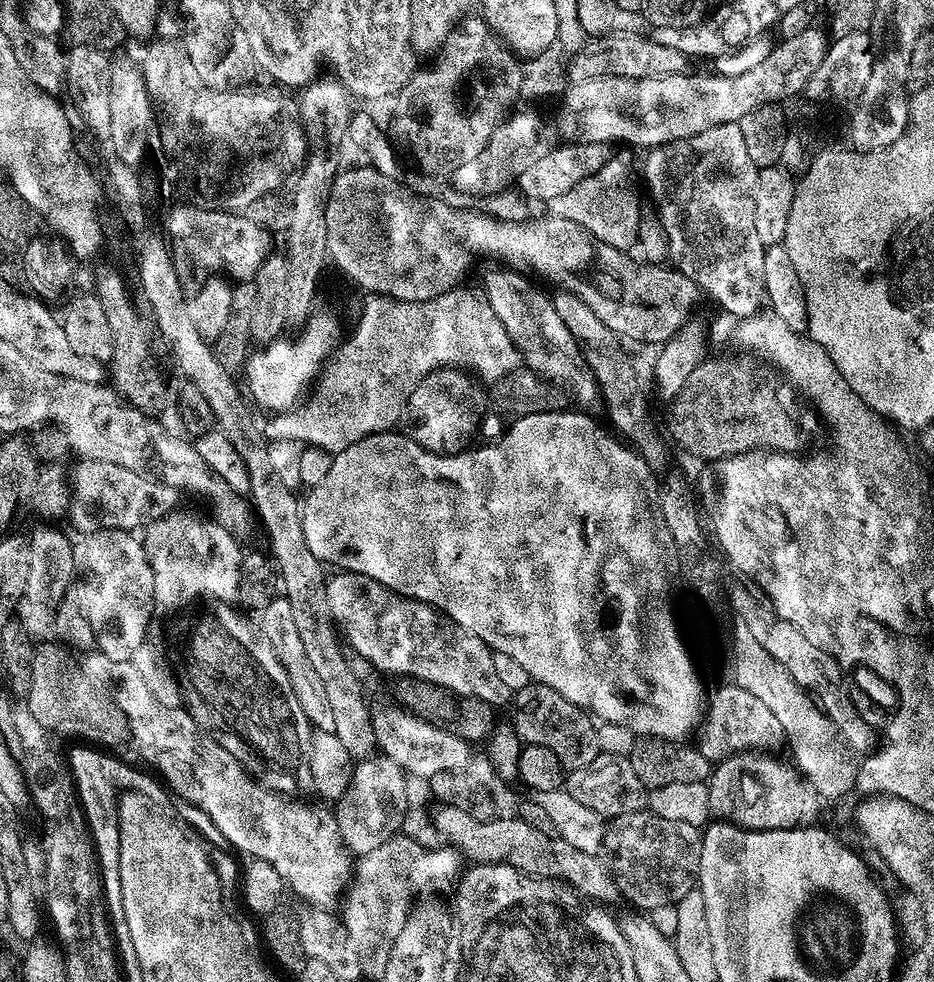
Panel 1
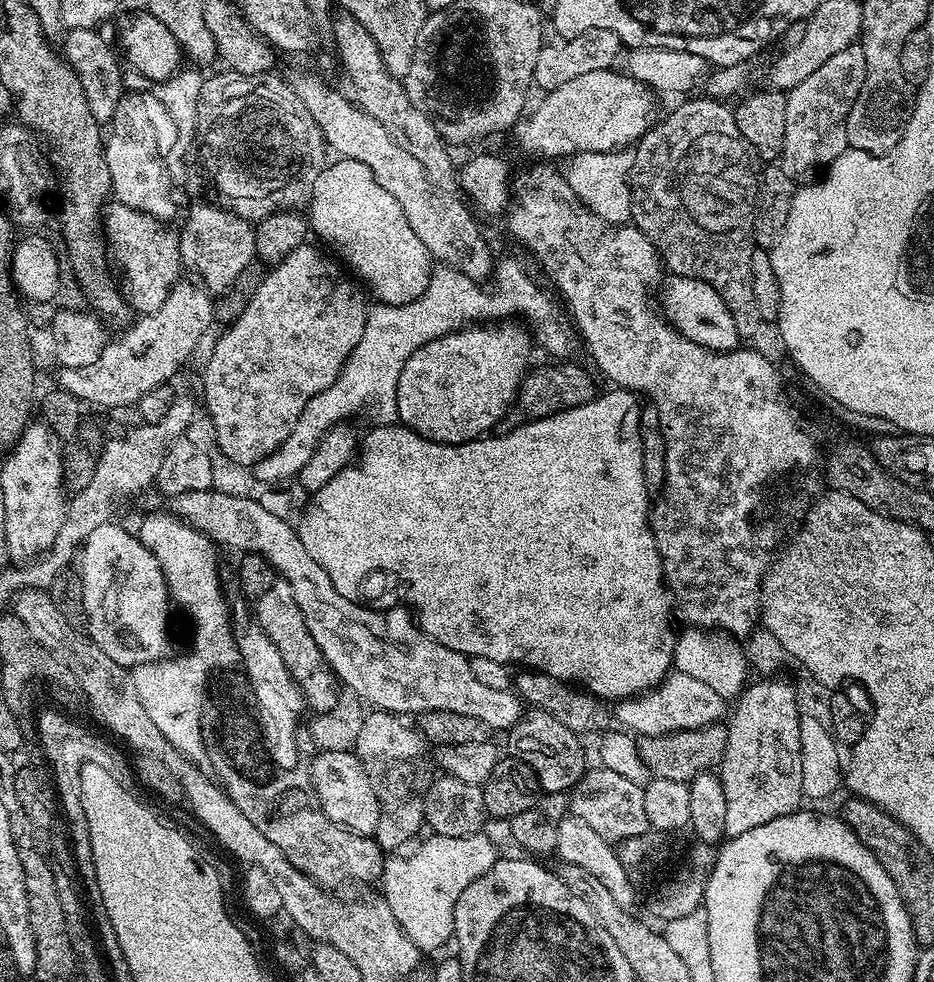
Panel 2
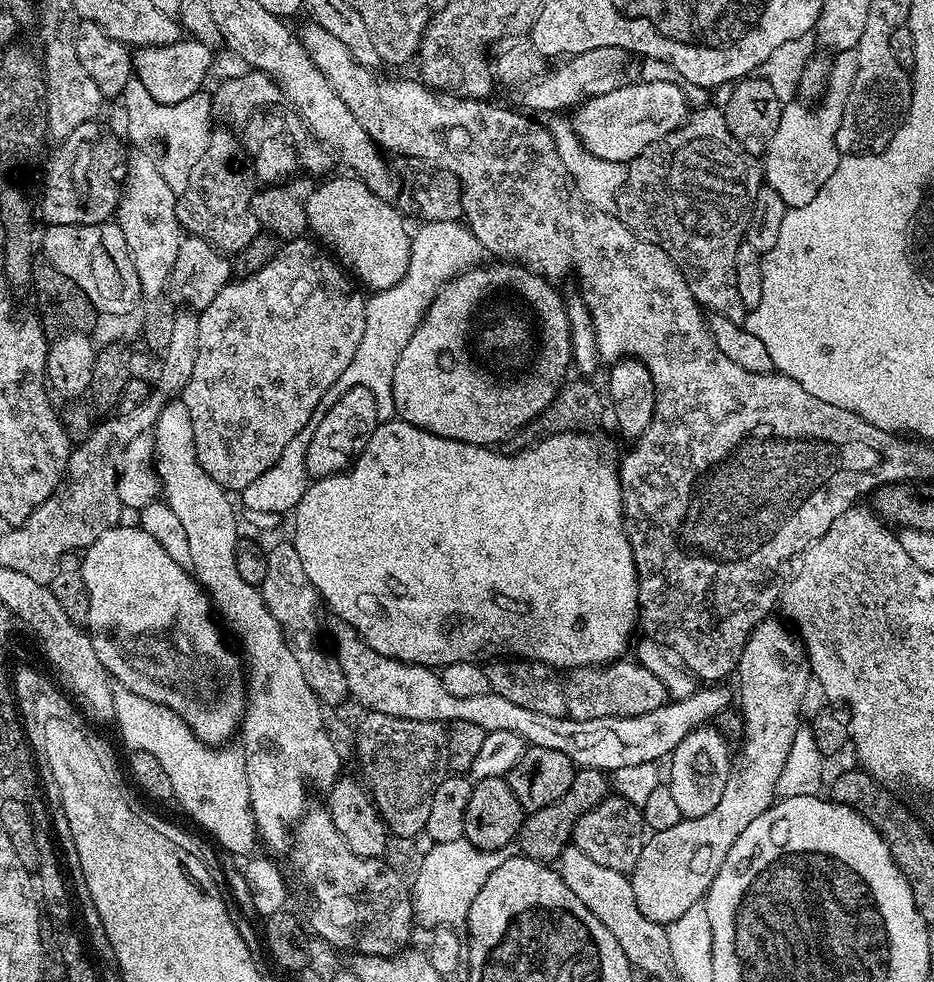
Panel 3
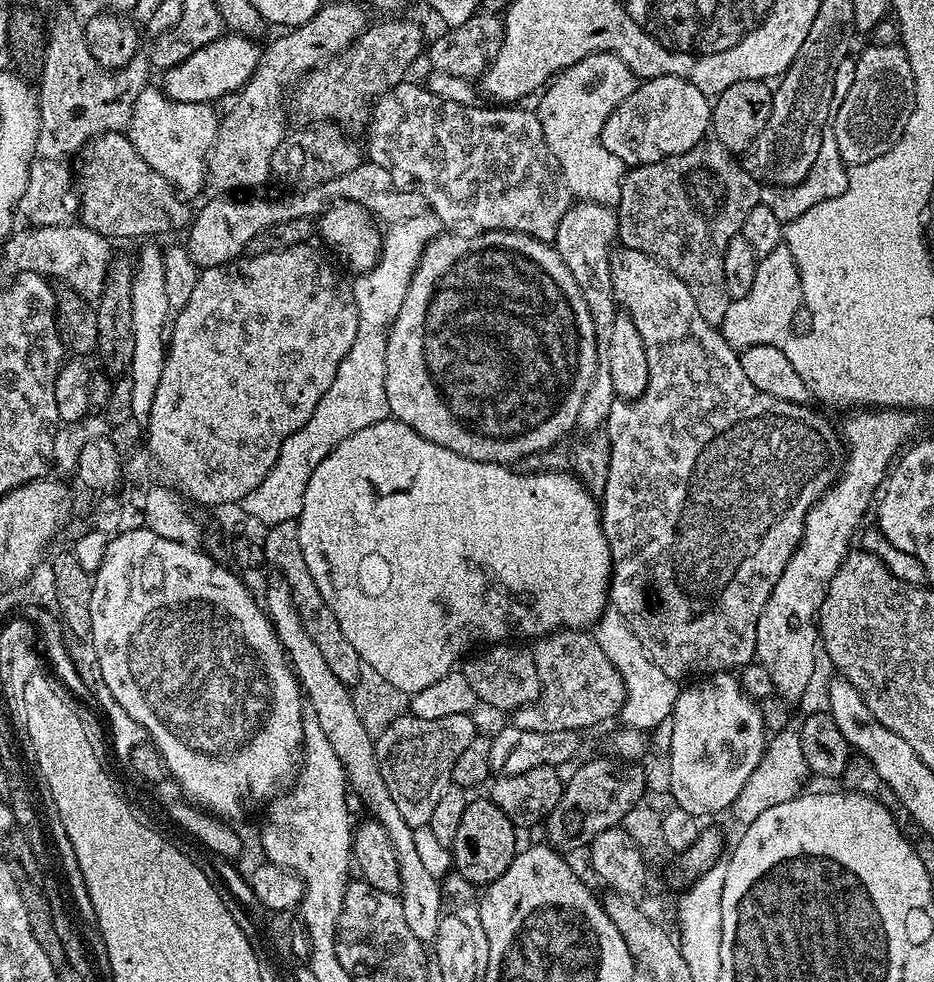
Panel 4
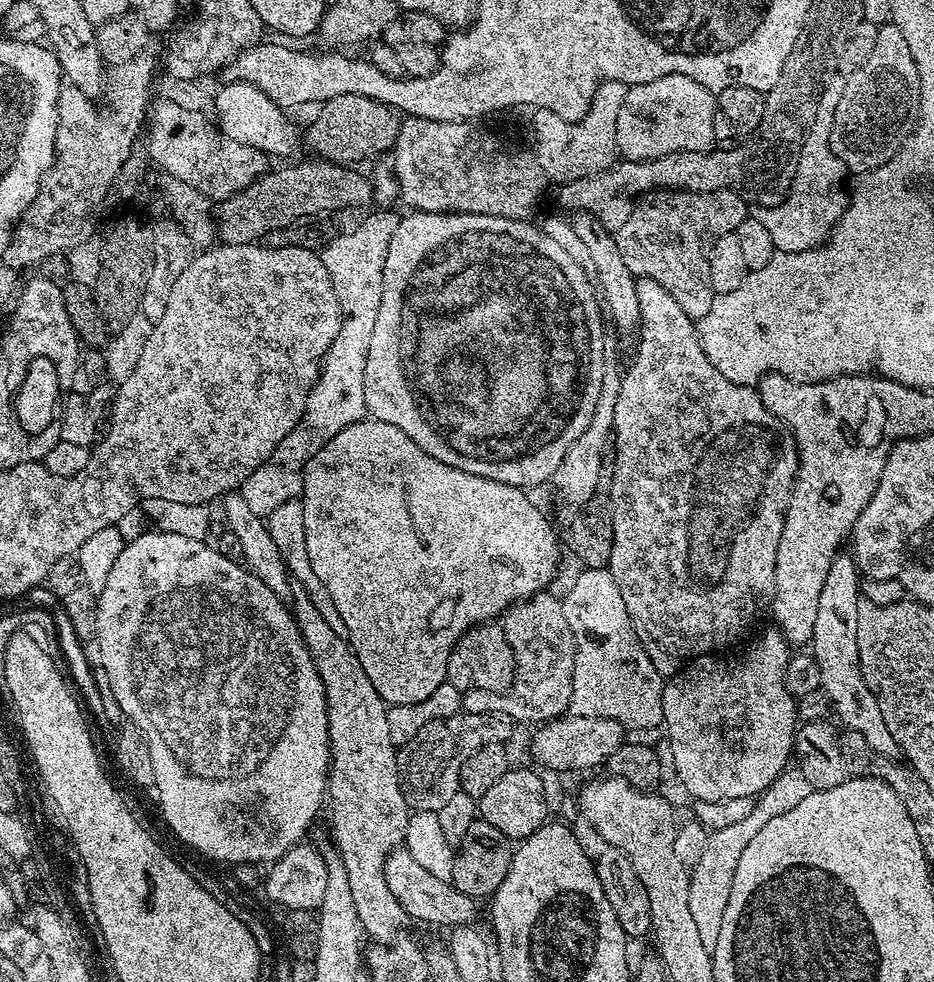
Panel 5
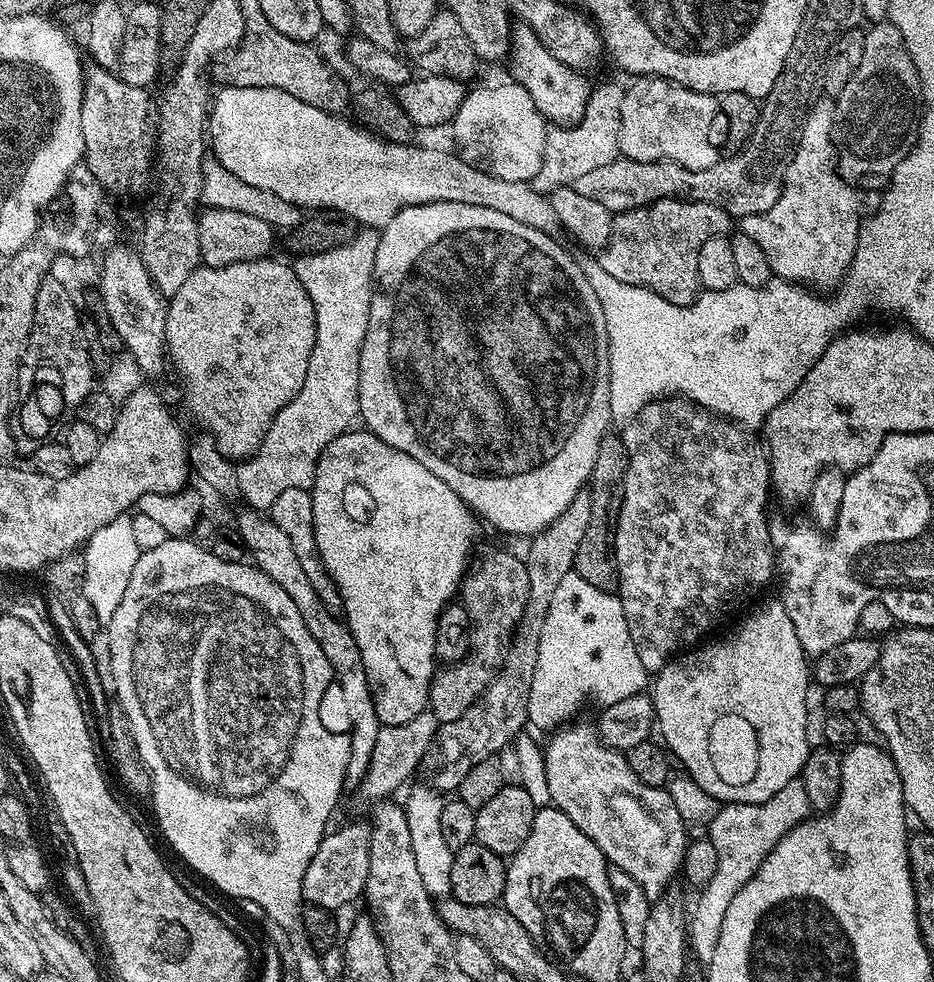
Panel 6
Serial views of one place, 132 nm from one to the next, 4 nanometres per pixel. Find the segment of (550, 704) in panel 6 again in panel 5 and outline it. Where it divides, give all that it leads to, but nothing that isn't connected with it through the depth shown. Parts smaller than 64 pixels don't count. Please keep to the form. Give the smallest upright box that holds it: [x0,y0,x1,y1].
[561,568,665,729]

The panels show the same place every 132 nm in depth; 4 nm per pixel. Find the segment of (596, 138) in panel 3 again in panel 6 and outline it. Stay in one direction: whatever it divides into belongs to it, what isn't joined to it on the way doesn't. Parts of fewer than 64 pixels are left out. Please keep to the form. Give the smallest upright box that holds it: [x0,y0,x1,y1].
[619,76,718,170]

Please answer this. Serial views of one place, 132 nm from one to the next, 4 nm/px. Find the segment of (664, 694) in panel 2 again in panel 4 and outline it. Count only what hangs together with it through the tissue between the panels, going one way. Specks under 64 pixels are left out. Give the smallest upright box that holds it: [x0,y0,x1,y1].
[510,630,626,732]

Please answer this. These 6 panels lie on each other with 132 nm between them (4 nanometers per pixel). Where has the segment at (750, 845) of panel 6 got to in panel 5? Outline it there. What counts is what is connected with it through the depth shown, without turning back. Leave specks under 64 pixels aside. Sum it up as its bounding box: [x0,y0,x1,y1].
[688,766,813,949]

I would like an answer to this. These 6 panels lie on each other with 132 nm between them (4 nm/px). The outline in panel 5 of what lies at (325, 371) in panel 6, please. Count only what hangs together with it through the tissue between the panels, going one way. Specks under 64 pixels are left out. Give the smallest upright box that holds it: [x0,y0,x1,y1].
[238,212,401,518]

